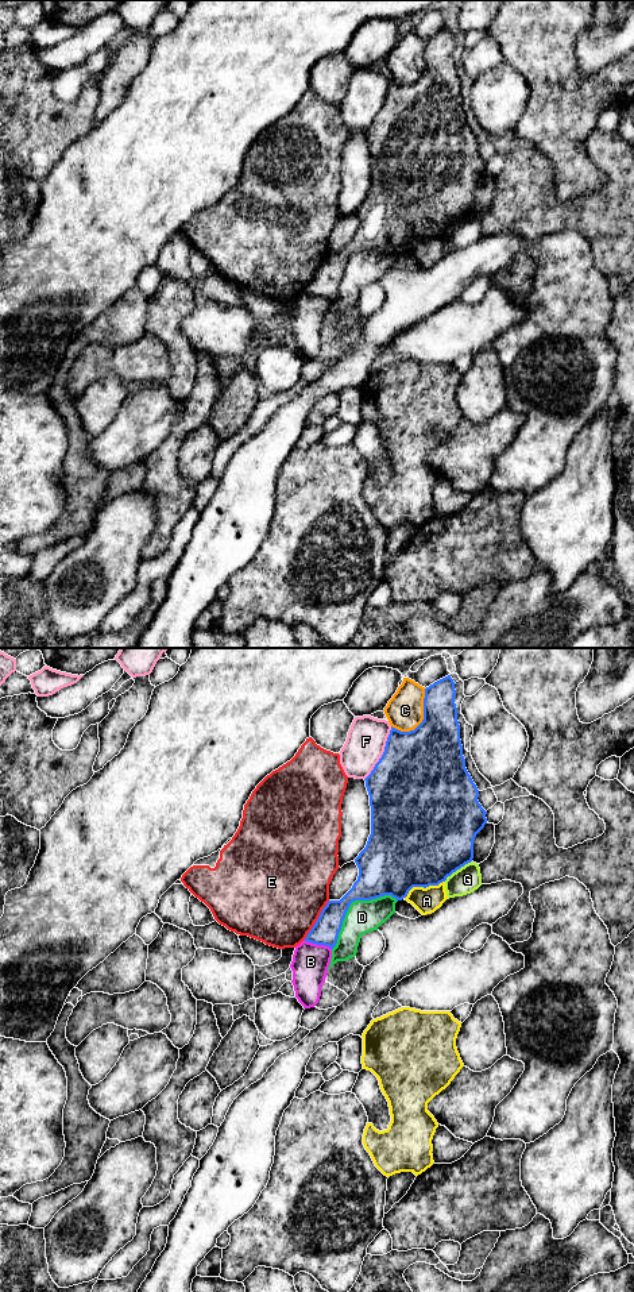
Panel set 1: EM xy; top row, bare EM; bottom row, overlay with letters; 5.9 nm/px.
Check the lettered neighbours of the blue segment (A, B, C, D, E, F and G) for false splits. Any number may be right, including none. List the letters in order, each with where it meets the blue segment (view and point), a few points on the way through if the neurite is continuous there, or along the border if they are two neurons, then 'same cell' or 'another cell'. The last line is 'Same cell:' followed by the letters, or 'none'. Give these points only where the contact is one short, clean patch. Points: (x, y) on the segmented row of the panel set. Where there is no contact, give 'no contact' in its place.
A: xy (422, 886) | another cell
B: xy (317, 944) | along xy (304, 940), (312, 944), (324, 944), (331, 949) | another cell
C: xy (422, 720) | another cell
D: xy (351, 902) | another cell
E: xy (317, 920) | another cell
F: xy (383, 754) | another cell
G: xy (457, 868) | another cell
Same cell: none

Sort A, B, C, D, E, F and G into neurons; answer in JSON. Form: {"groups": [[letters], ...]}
{"groups": [["A"], ["B"], ["C"], ["D"], ["E"], ["F"], ["G"]]}

